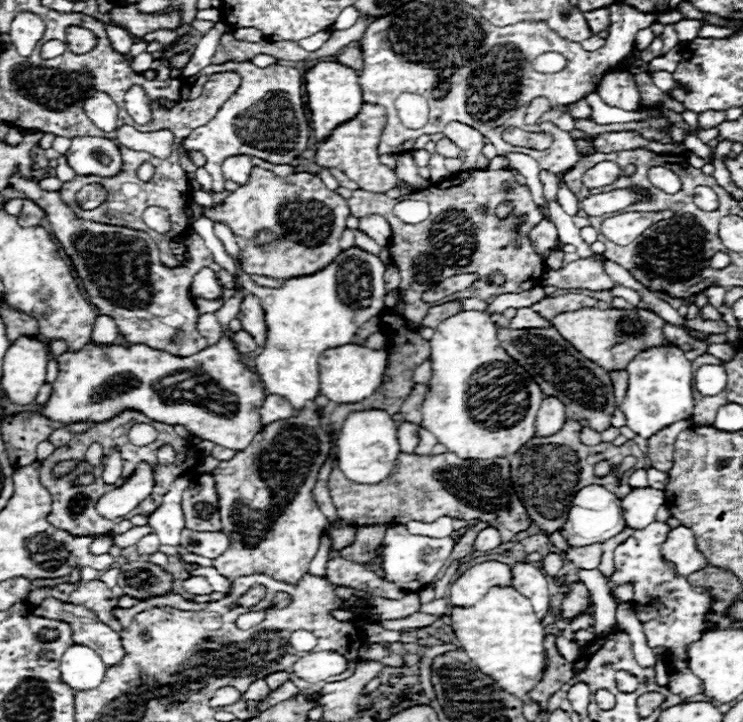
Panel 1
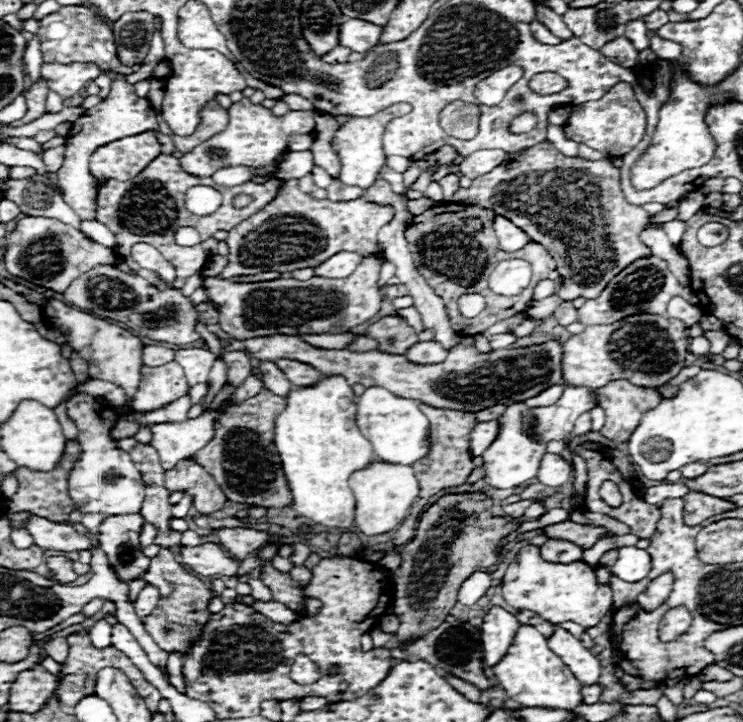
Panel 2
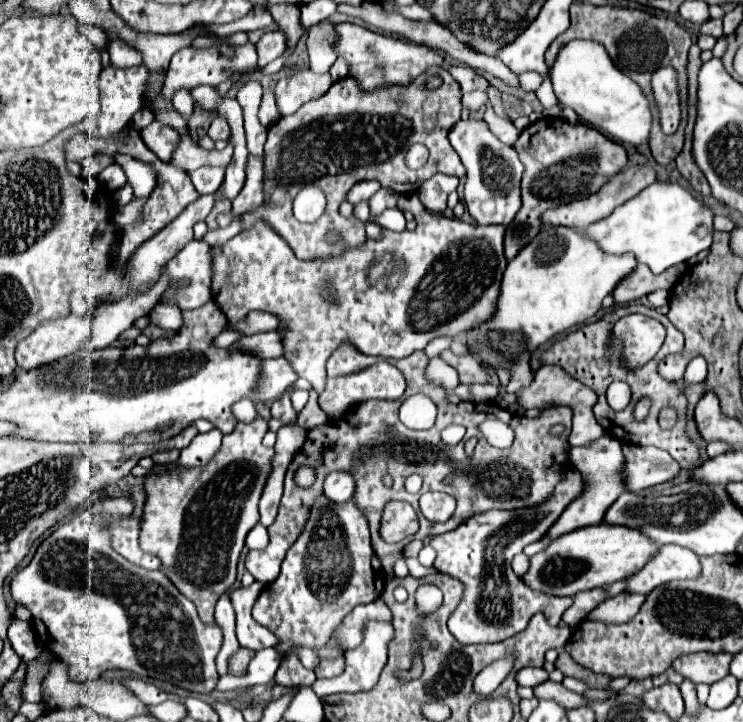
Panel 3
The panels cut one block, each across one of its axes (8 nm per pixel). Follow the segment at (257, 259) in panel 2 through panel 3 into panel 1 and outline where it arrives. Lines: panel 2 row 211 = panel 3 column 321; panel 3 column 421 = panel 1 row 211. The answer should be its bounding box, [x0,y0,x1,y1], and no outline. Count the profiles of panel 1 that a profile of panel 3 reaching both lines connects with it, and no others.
[220,168,350,278]

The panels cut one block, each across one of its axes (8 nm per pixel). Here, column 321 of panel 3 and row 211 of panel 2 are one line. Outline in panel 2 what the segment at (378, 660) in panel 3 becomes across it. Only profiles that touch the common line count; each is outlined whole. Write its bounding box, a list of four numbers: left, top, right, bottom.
[678,192,704,220]

